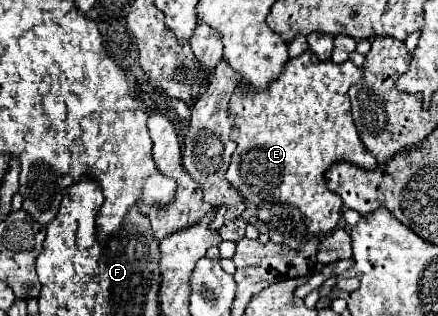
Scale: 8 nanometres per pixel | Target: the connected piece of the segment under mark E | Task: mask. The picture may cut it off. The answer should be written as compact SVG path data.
M310 50L290 58L282 74L268 84L264 92L238 90L230 100L230 110L234 112L234 128L230 138L236 142L232 162L226 178L238 190L246 202L242 218L254 224L258 230L266 230L270 240L276 244L288 244L290 248L300 248L314 236L324 236L338 224L342 198L326 188L324 172L340 160L354 162L362 168L374 168L376 158L364 150L362 140L356 132L348 88L362 78L362 68L354 66L350 60L336 64L332 60L320 60Z

